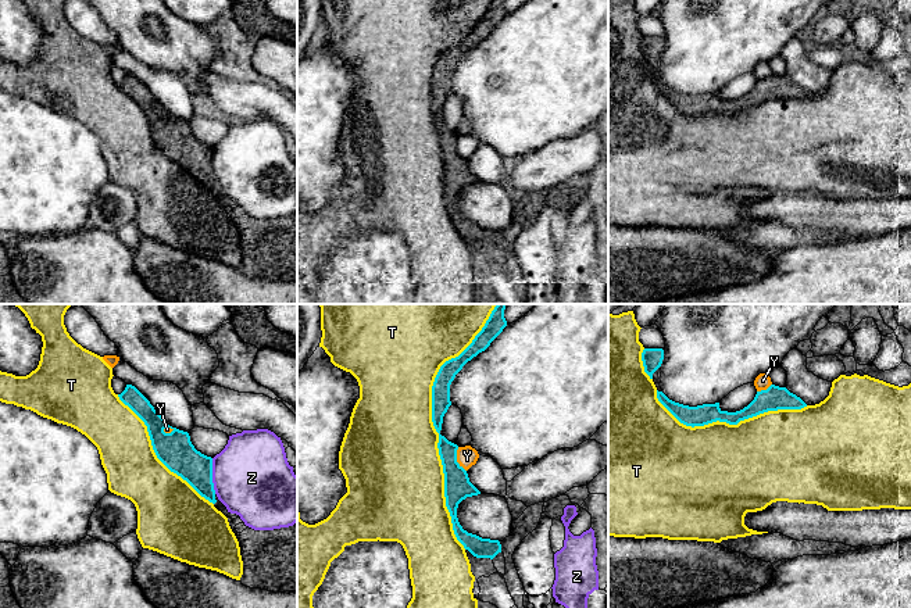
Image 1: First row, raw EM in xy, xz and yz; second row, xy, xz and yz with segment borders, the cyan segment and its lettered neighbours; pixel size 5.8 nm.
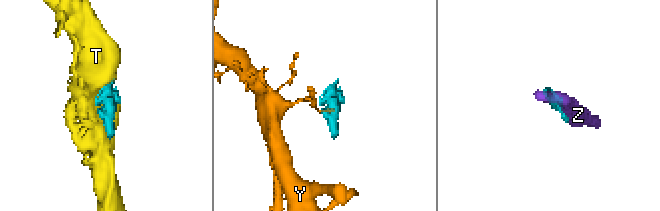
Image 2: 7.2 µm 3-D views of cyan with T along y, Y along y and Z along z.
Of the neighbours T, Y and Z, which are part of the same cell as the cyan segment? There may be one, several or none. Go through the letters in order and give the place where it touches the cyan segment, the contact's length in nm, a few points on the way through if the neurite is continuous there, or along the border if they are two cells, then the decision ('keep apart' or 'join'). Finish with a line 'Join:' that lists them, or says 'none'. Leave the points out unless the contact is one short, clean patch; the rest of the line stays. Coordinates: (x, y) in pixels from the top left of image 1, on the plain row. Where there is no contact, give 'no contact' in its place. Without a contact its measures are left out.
T: xz (435, 117) | 1400 nm | keep apart
Y: xz (456, 149) | 150 nm | keep apart
Z: xy (211, 165) | 200 nm | keep apart
Join: none

